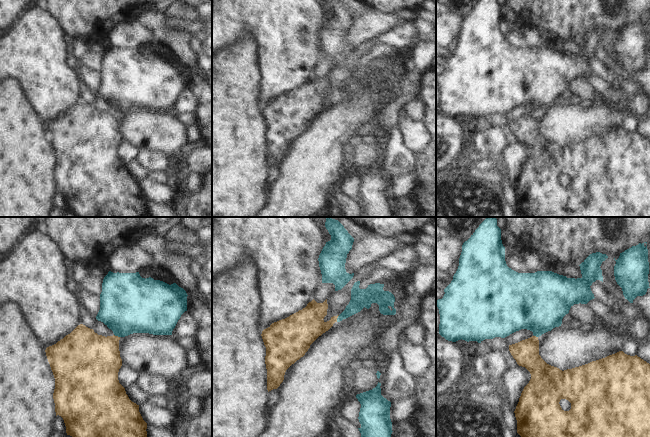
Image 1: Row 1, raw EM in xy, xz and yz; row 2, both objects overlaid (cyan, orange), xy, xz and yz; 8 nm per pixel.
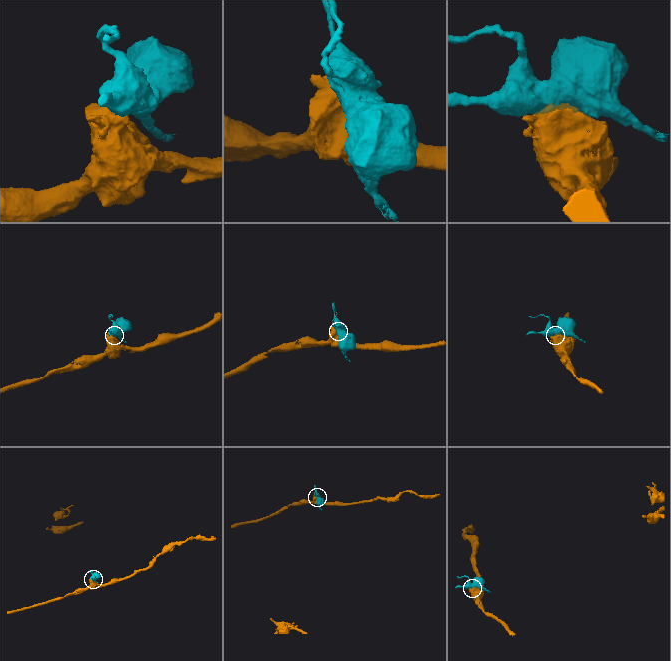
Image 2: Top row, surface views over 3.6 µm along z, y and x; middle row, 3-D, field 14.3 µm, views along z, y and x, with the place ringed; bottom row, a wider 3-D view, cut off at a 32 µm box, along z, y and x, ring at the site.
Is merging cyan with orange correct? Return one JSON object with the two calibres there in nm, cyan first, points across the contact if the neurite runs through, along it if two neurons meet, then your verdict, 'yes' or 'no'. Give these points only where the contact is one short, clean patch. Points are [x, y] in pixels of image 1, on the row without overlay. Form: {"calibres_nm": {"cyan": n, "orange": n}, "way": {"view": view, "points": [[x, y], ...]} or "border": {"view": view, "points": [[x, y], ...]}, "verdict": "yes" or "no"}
{"calibres_nm": {"cyan": 160, "orange": 260}, "border": {"view": "xz", "points": [[339, 91], [336, 97]]}, "verdict": "no"}

